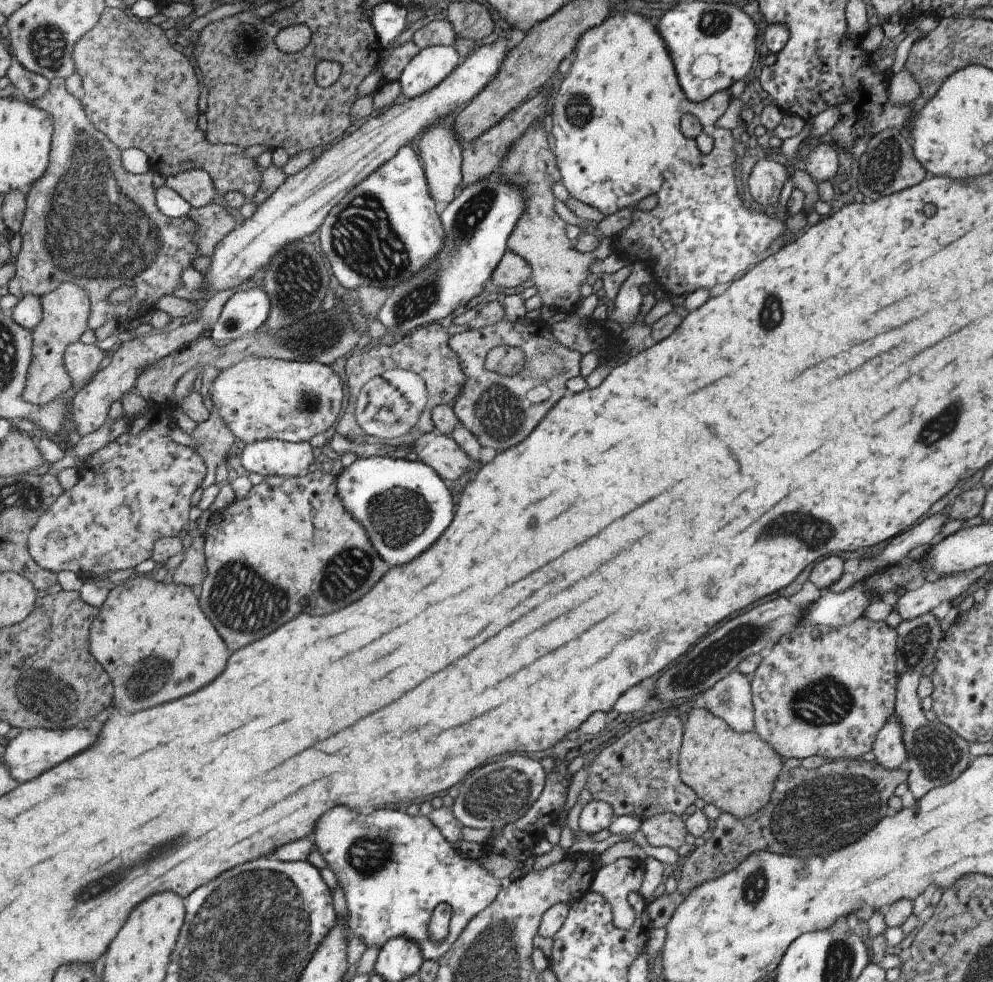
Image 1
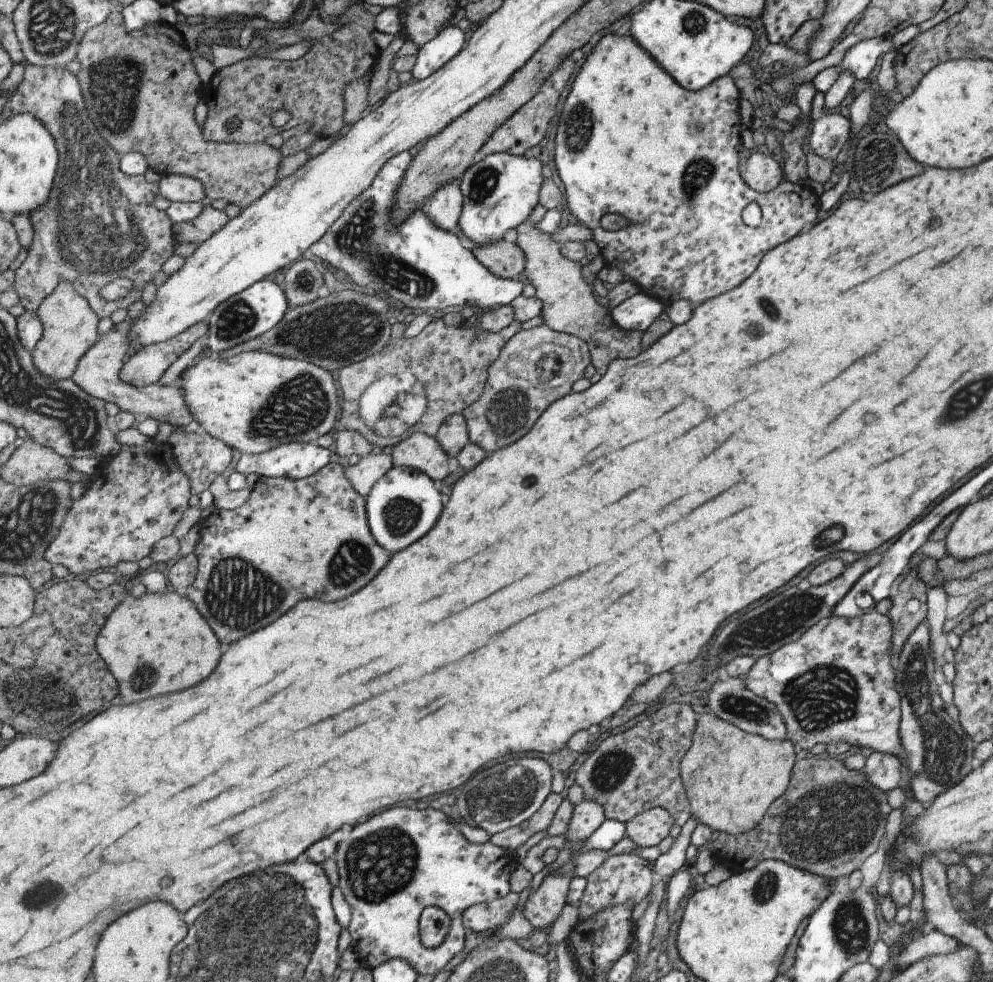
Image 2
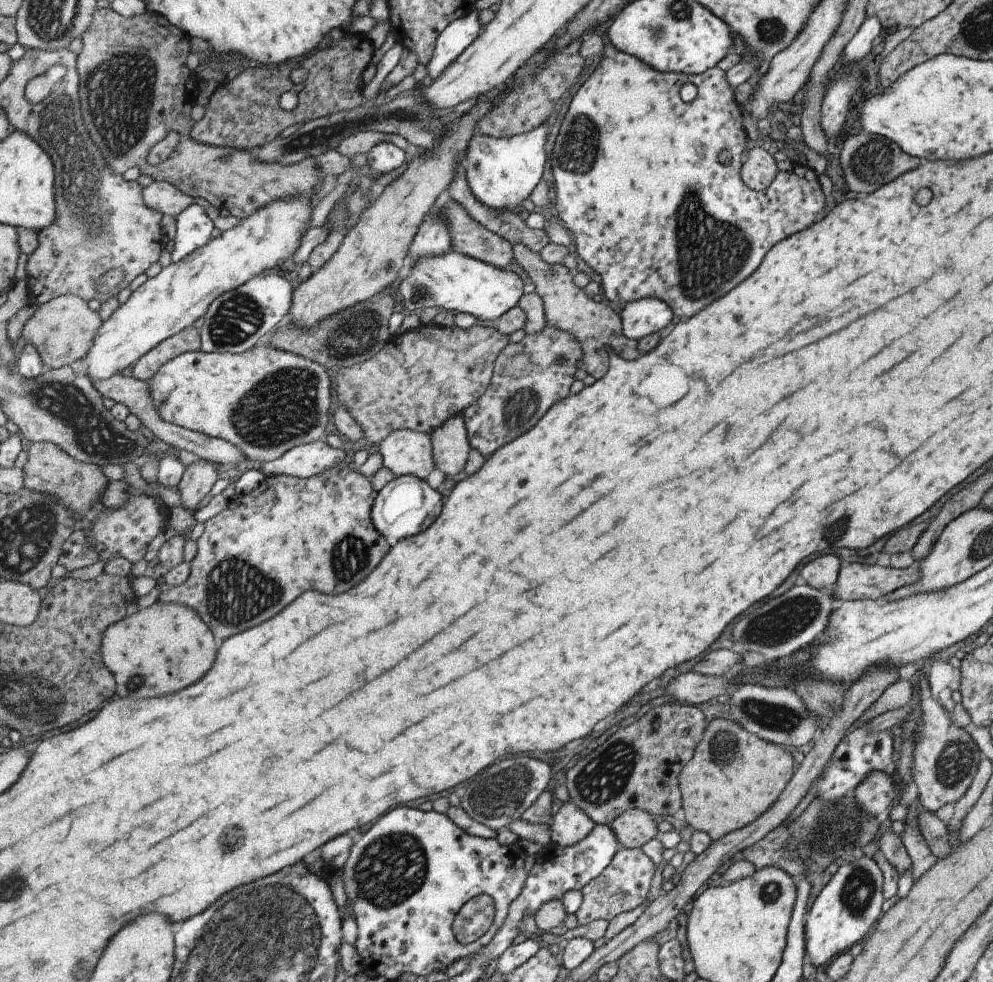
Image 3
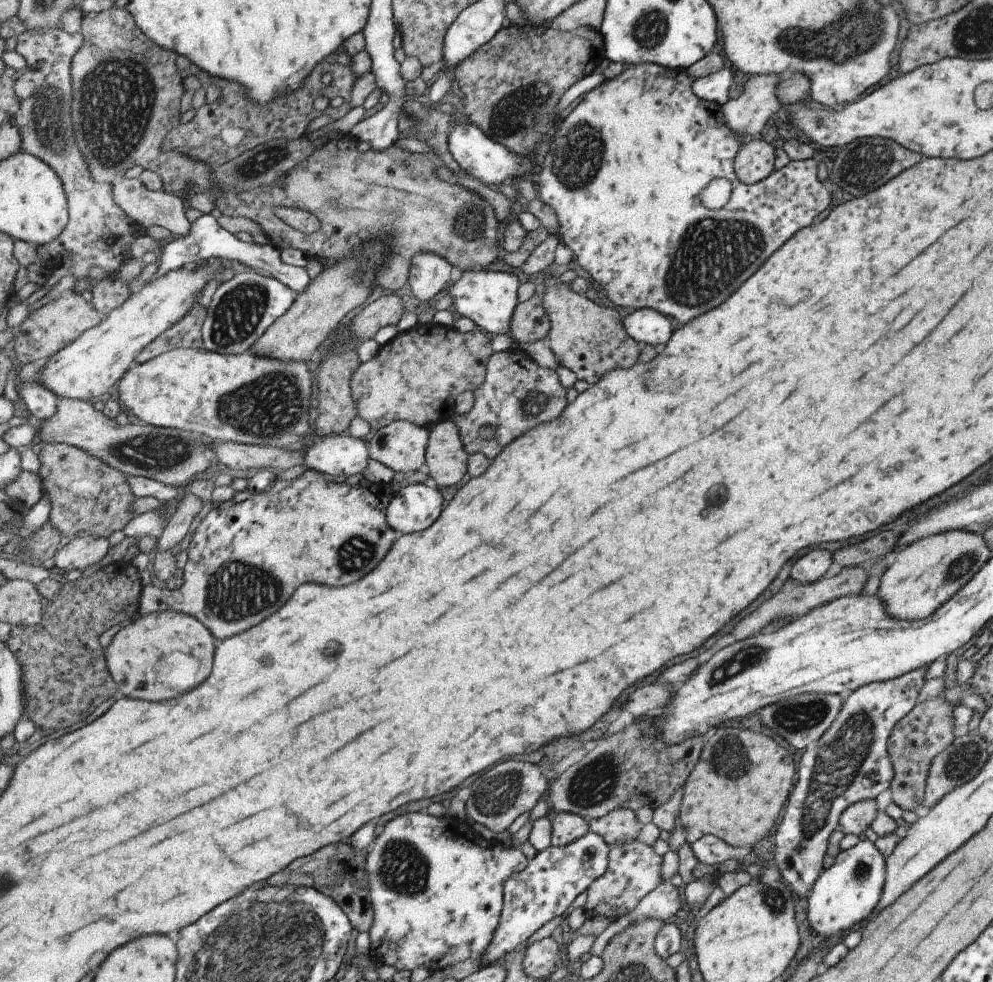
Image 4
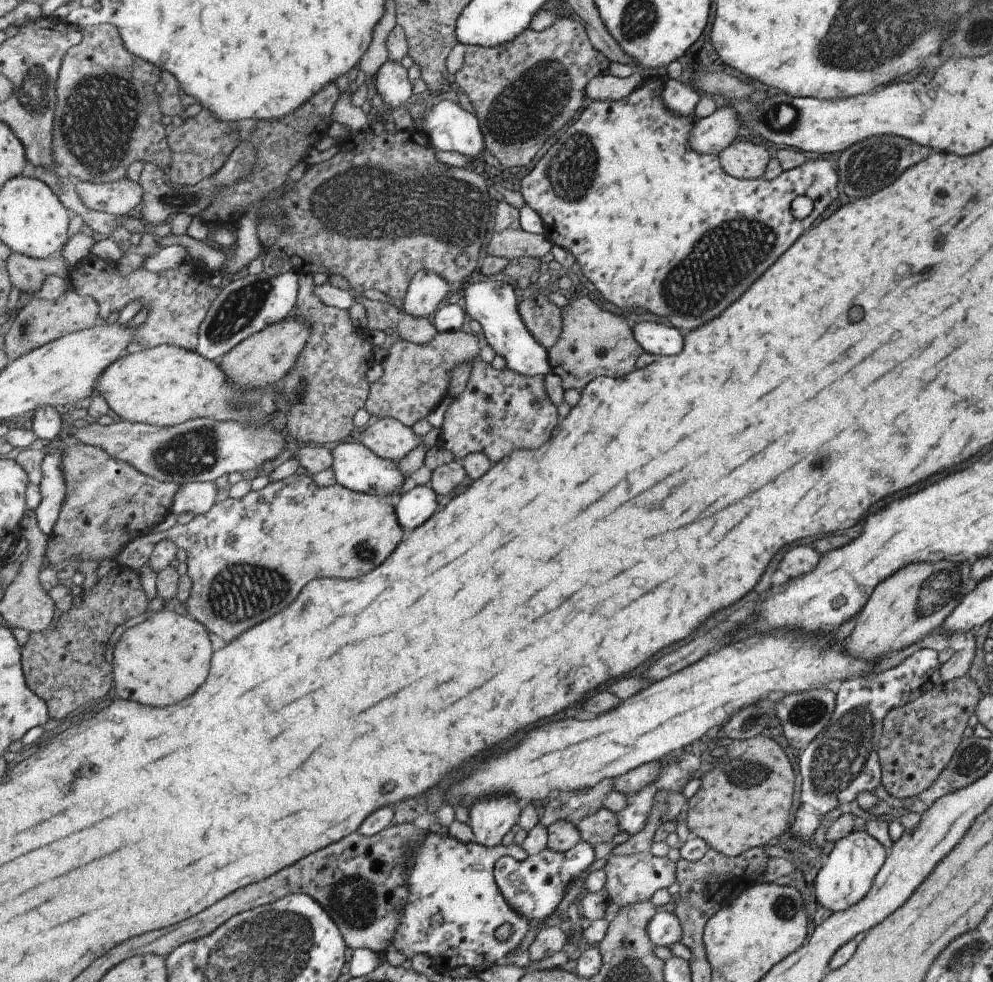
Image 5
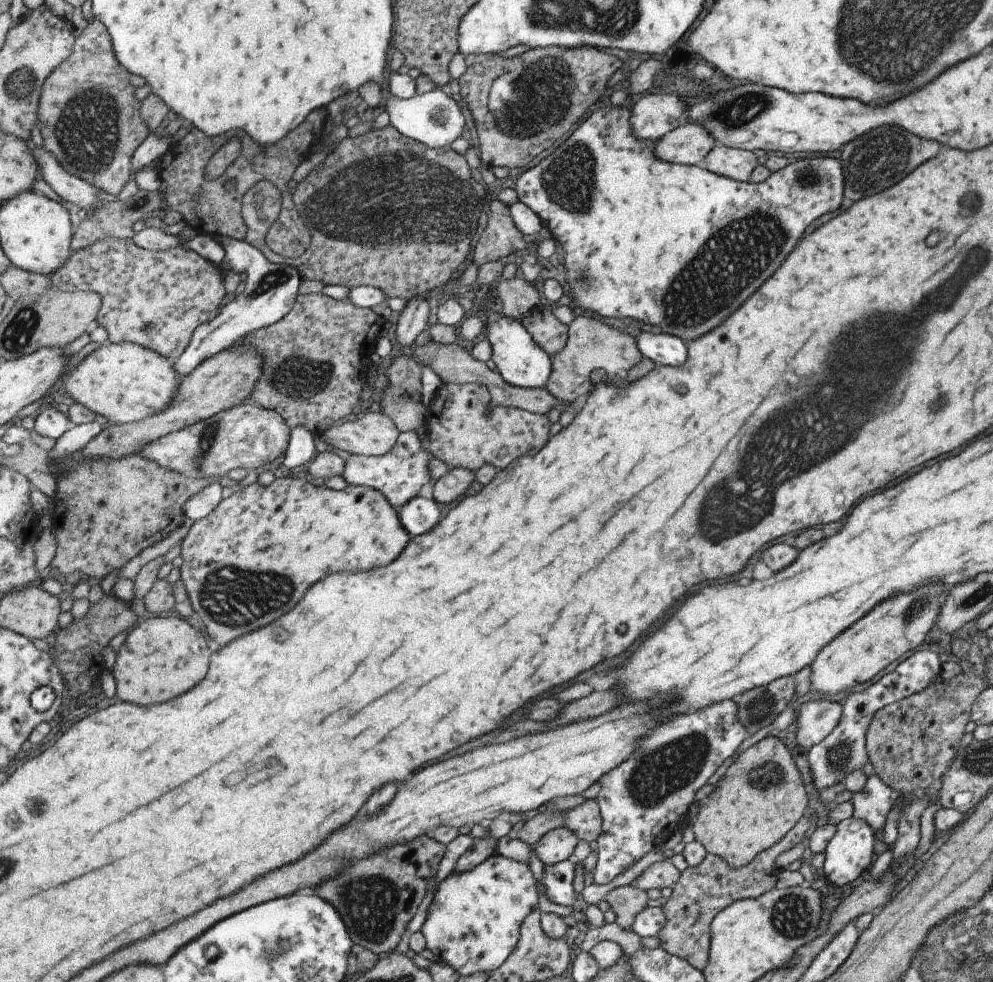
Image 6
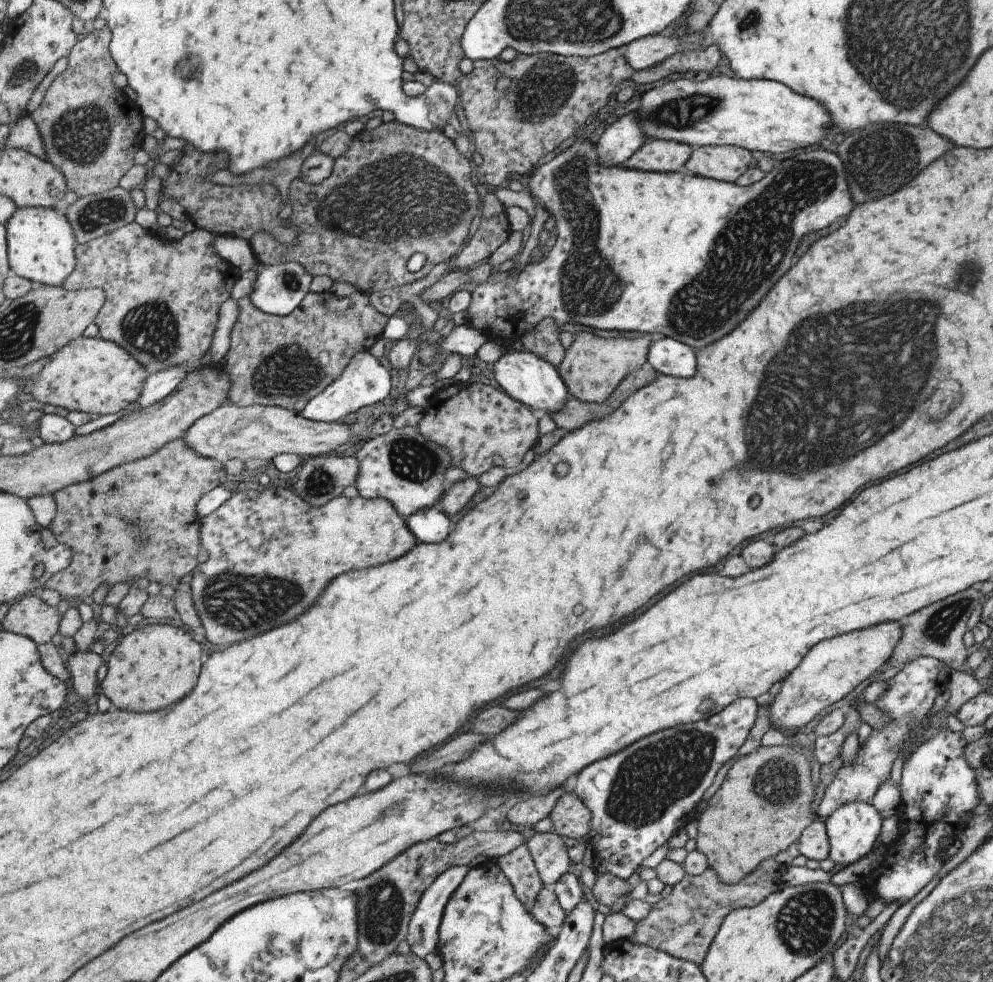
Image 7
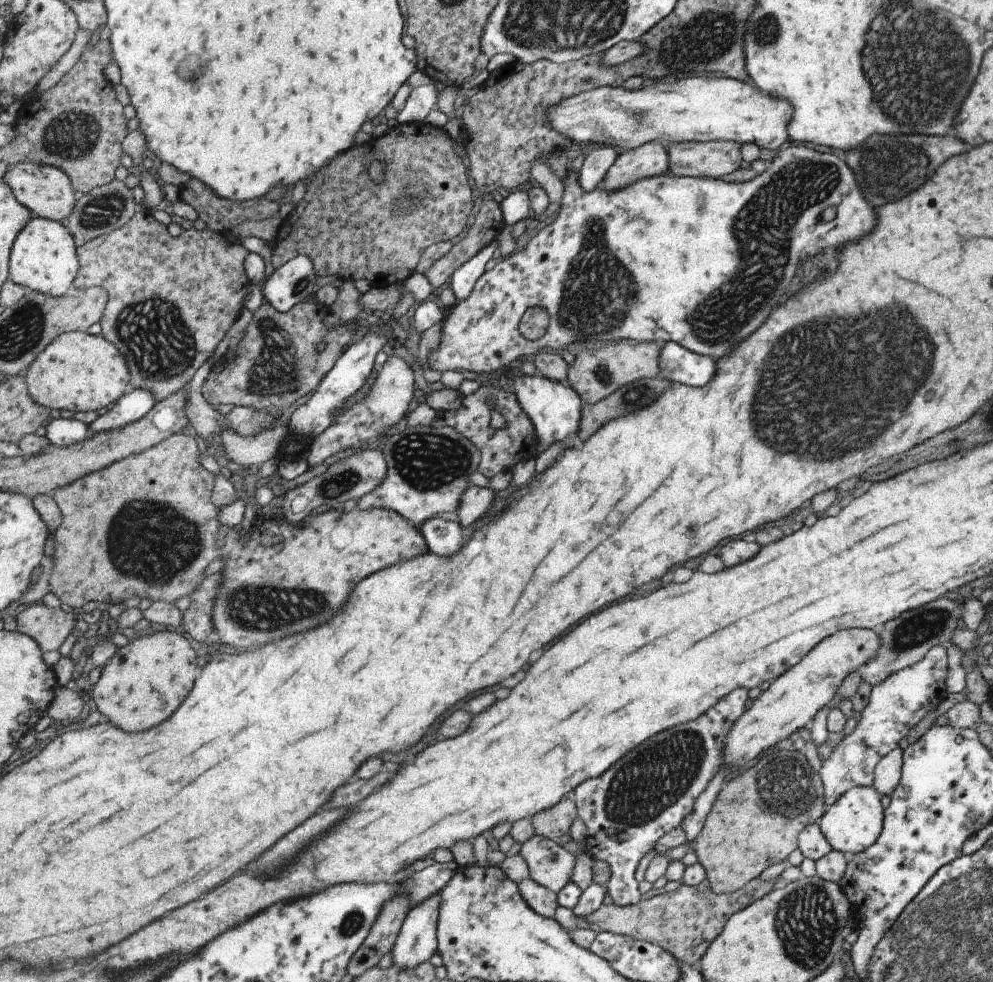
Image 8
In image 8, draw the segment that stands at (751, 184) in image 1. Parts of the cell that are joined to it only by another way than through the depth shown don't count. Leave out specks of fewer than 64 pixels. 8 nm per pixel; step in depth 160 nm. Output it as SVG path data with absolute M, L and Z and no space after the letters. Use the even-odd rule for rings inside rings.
M731 141L689 142L665 144L671 164L668 172L675 176L707 177L720 179L737 170L741 164L740 144Z

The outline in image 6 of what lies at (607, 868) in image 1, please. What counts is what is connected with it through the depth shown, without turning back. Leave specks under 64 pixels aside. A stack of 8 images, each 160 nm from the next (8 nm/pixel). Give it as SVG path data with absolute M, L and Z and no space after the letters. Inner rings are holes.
M663 859L650 864L637 878L629 883L629 886L644 893L651 889L660 890L661 888L672 887L679 875L680 872L669 861Z

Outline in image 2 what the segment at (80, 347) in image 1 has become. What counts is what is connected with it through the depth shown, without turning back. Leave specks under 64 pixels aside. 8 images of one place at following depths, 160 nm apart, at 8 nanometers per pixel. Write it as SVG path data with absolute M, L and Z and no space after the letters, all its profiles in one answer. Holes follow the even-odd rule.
M126 318L123 322L114 325L106 336L94 345L79 360L79 365L72 380L86 392L103 400L105 403L115 403L121 411L130 411L146 415L151 419L171 424L174 428L184 427L184 424L193 420L186 404L185 392L179 381L168 386L150 385L149 387L136 388L122 380L120 376L123 369L123 360L127 350L132 346L132 331L134 322Z

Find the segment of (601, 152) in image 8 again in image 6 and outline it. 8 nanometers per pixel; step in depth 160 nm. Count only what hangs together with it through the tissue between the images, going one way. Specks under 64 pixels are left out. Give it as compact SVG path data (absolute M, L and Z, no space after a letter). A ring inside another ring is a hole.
M675 92L644 95L630 110L628 123L632 133L640 139L661 138L680 125L680 117L689 103L686 98L677 97Z

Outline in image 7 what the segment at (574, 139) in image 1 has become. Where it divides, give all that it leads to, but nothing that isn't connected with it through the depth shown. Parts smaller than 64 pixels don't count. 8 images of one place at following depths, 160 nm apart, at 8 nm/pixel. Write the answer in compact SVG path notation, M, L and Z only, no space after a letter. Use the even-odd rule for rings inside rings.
M587 135L580 136L577 140L570 141L565 145L563 152L554 156L553 160L548 160L542 164L533 175L530 176L527 190L530 196L535 199L535 203L545 206L549 215L556 220L556 233L554 241L549 244L550 250L541 259L541 262L529 263L518 276L509 282L499 281L495 284L484 282L473 290L473 301L468 311L466 324L475 329L491 330L492 340L502 338L503 342L513 342L521 339L527 331L534 329L535 324L541 319L548 318L557 324L573 322L597 330L617 330L617 332L629 332L630 334L650 335L653 332L665 334L673 340L682 342L694 351L703 348L705 344L721 338L729 330L735 328L743 320L743 316L749 314L751 308L763 298L763 290L767 292L779 278L781 274L787 272L789 260L795 252L795 244L801 240L801 232L815 232L827 228L831 222L837 218L845 218L851 210L851 198L847 192L845 184L845 174L843 174L843 164L835 154L829 154L824 150L812 150L809 152L799 152L799 154L781 161L775 161L772 169L764 173L764 177L753 184L739 186L734 182L716 181L707 177L691 175L685 171L677 174L663 174L663 172L637 172L637 170L627 170L623 165L603 166L598 163L596 153L596 142L589 139ZM763 254L765 254L765 286L763 286Z

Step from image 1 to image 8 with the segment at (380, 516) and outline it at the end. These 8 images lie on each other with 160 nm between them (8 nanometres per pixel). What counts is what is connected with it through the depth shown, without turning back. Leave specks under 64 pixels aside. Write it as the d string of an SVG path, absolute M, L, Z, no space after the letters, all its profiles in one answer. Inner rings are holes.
M434 516L426 520L420 530L427 544L431 544L431 550L439 556L451 556L465 546L465 534L459 522Z

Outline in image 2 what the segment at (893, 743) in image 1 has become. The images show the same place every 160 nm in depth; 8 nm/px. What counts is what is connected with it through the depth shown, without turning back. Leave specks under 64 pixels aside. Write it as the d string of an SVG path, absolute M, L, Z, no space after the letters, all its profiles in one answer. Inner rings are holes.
M875 750L866 758L865 766L863 766L861 772L875 789L885 794L899 786L902 780L900 758L893 753Z

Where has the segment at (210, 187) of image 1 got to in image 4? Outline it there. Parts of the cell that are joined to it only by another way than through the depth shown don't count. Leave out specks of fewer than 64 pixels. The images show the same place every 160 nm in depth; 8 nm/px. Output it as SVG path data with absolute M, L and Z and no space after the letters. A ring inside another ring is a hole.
M124 177L114 185L114 199L118 201L127 214L143 227L157 224L163 226L177 236L185 236L191 230L191 222L187 214L187 200L183 195L168 193L165 190L149 190L139 178L128 179Z

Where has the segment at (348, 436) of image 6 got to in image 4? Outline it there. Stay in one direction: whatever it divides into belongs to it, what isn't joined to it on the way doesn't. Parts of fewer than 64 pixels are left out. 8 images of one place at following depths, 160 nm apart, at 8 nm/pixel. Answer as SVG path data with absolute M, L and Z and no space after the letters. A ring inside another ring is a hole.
M395 421L372 434L370 458L395 472L416 473L426 464L430 429L409 421Z

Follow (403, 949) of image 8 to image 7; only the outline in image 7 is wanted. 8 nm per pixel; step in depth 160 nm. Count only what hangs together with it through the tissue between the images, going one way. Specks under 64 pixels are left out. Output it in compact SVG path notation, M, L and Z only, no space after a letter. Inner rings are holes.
M469 865L448 868L419 901L406 938L411 952L425 958L439 948L439 931L448 902L463 884Z

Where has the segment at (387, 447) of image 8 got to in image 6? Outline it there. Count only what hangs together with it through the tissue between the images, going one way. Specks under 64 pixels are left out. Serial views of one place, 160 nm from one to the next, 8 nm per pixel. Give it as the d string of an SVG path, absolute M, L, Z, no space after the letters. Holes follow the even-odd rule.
M402 431L395 448L387 454L355 455L351 452L346 459L346 468L341 476L349 485L363 485L382 492L390 503L399 509L411 499L417 498L421 492L424 492L424 486L432 481L428 467L430 456L429 450L423 450L417 432Z

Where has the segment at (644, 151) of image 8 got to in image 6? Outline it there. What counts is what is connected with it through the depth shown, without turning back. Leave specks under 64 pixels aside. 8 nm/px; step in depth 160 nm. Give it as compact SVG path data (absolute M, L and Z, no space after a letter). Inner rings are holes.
M685 121L657 140L653 154L673 164L703 167L704 156L714 146L715 142L707 129Z

